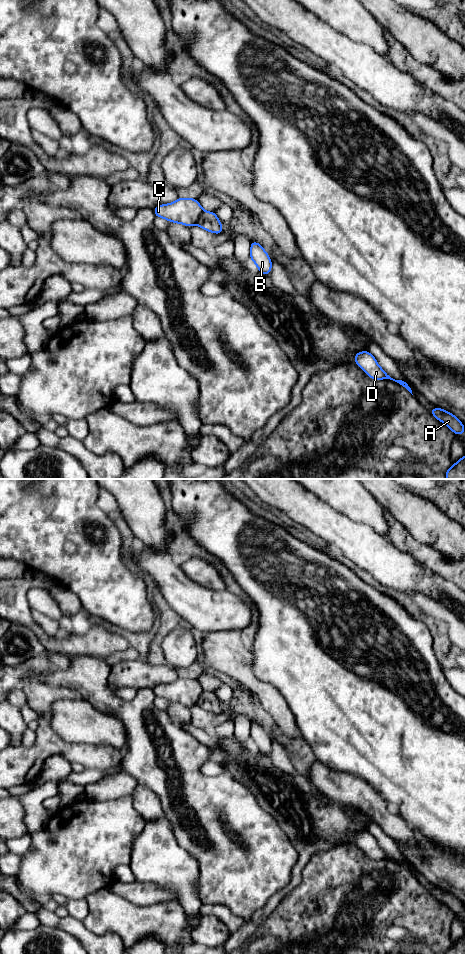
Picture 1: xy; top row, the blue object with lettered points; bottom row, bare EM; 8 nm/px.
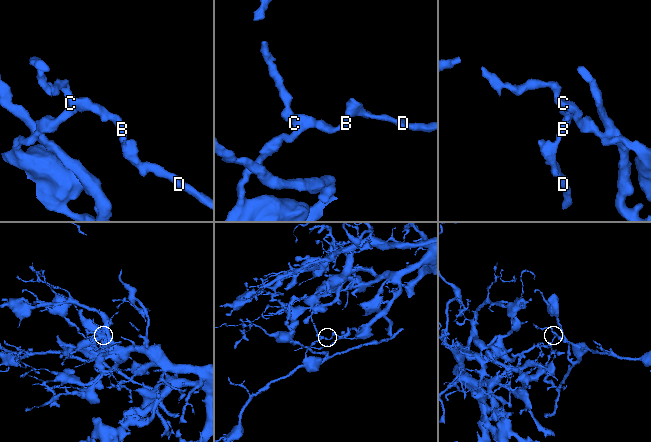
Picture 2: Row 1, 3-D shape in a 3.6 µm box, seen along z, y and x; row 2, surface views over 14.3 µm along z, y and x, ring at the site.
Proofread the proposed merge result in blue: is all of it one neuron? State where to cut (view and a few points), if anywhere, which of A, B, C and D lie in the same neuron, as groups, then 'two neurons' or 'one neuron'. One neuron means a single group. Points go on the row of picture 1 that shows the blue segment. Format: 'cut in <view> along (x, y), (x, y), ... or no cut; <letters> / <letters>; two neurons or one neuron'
cut in xy along (203, 211), (196, 223); A B D / C; two neurons

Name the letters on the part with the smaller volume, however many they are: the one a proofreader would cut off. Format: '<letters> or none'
C

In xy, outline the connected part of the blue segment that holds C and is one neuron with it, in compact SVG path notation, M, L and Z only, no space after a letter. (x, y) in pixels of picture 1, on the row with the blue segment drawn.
M178 197L173 203L156 206L153 211L156 217L191 227L197 224L203 209L197 199Z

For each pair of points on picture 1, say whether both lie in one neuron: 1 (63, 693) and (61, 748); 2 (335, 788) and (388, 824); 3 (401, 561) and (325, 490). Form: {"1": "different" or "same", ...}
{"1": "same", "2": "same", "3": "different"}

